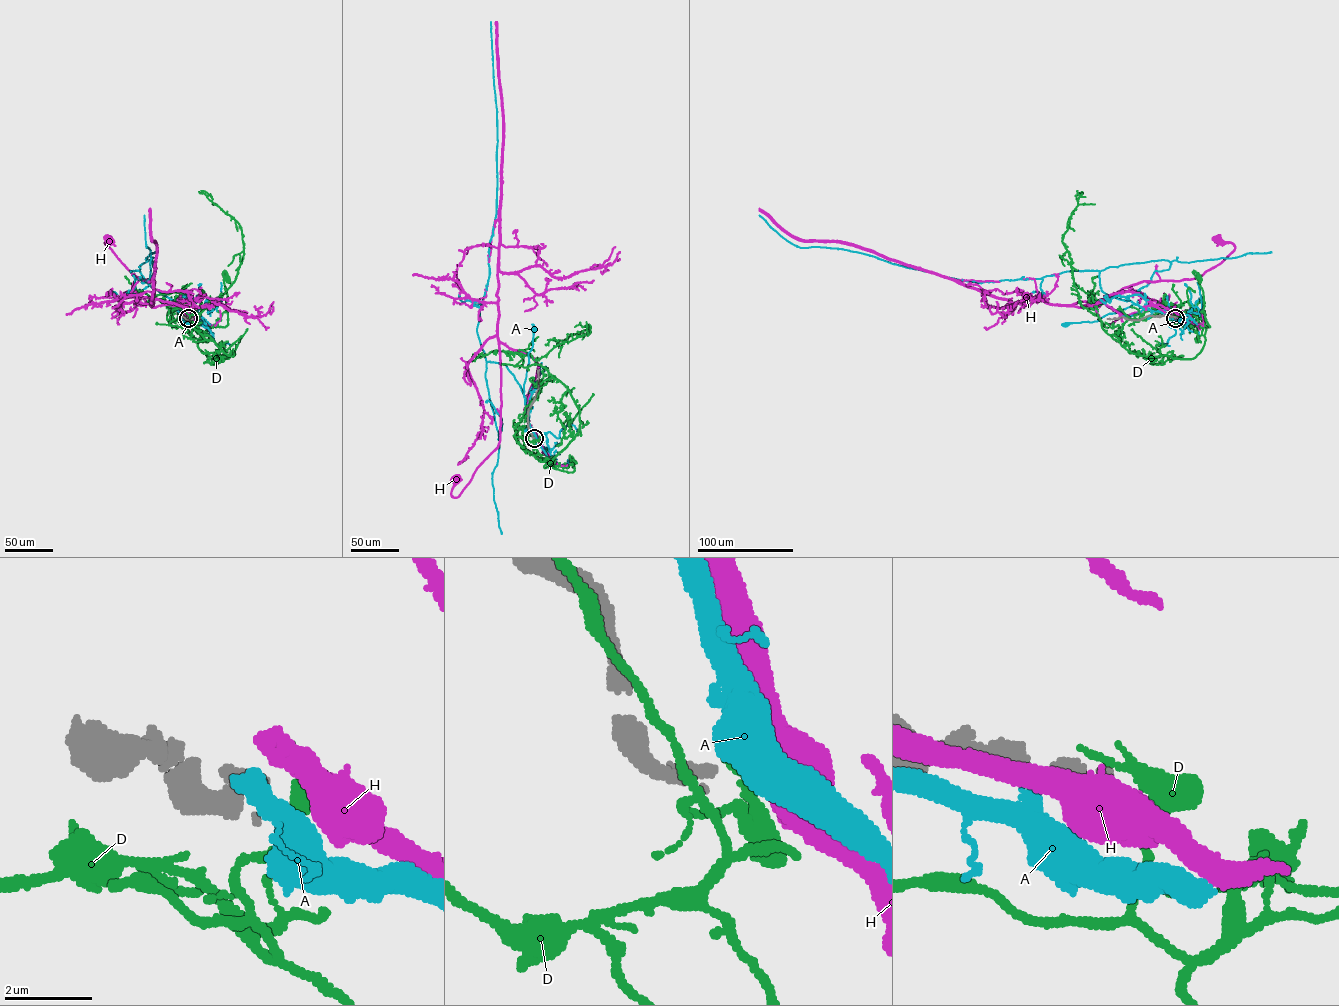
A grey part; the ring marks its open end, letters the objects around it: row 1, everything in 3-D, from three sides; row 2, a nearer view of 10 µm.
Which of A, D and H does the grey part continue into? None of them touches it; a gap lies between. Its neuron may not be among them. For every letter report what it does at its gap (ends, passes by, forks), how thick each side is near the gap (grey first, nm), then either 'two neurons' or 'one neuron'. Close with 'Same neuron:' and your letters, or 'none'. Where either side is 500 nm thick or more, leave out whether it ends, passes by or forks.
A: calibres 180 and 750 nm; two neurons
D: it passes by; calibres 180 and 240 nm; two neurons
H: calibres 180 and 750 nm; two neurons
Same neuron: none

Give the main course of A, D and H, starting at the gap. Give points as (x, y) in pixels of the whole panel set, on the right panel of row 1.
A: (1175, 318), (1132, 304), (1096, 321), (1066, 324)
D: (1176, 318), (1174, 321), (1173, 313), (1188, 301), (1192, 314), (1209, 327), (1202, 288), (1193, 272), (1199, 276)
H: (1175, 318), (1131, 292), (1080, 307), (1142, 281), (1196, 278), (1234, 249), (1216, 239)

